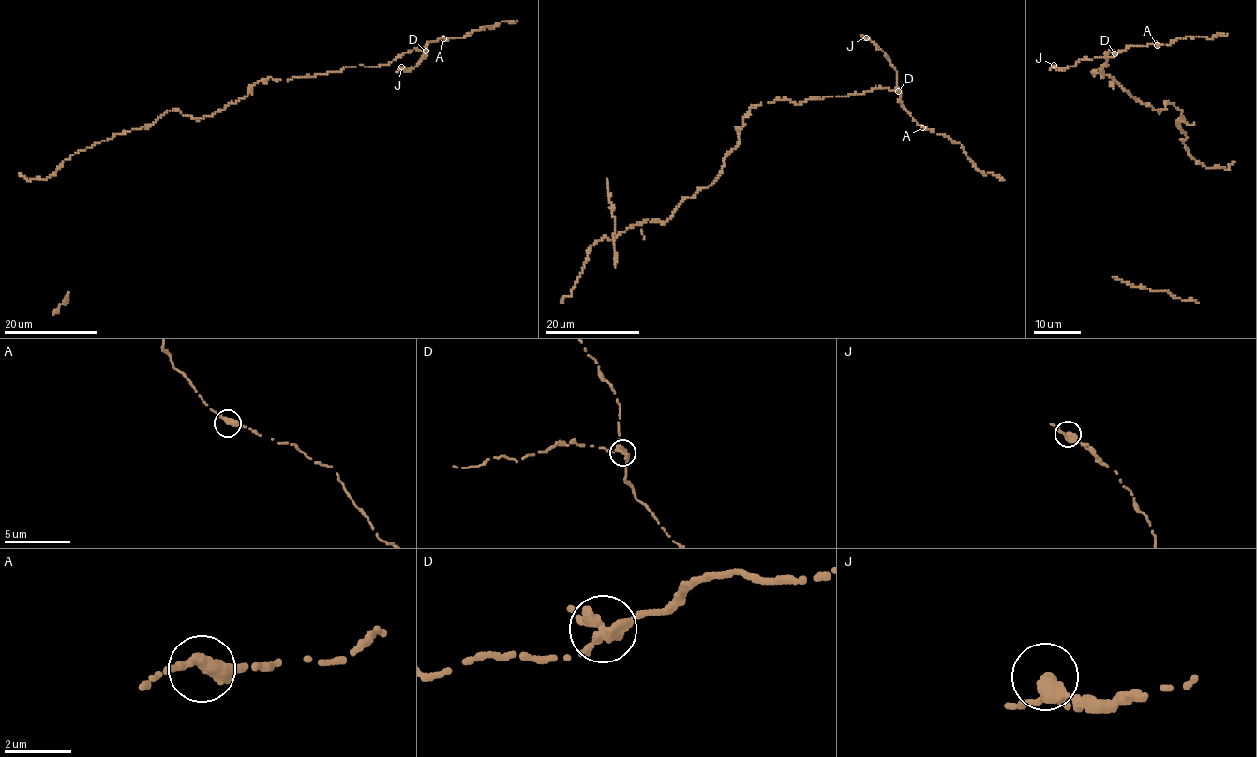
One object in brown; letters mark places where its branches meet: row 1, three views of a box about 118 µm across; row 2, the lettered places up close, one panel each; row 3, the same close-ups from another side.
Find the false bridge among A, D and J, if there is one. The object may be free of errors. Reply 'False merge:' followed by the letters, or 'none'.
False merge: D

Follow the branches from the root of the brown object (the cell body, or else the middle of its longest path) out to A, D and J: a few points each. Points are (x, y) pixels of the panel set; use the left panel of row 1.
A: (224, 108), (265, 79), (386, 65), (443, 38)
D: (224, 108), (265, 79), (386, 65), (415, 49), (425, 51)
J: (224, 108), (265, 79), (386, 65), (415, 49), (426, 51), (427, 55), (416, 66), (401, 66)

